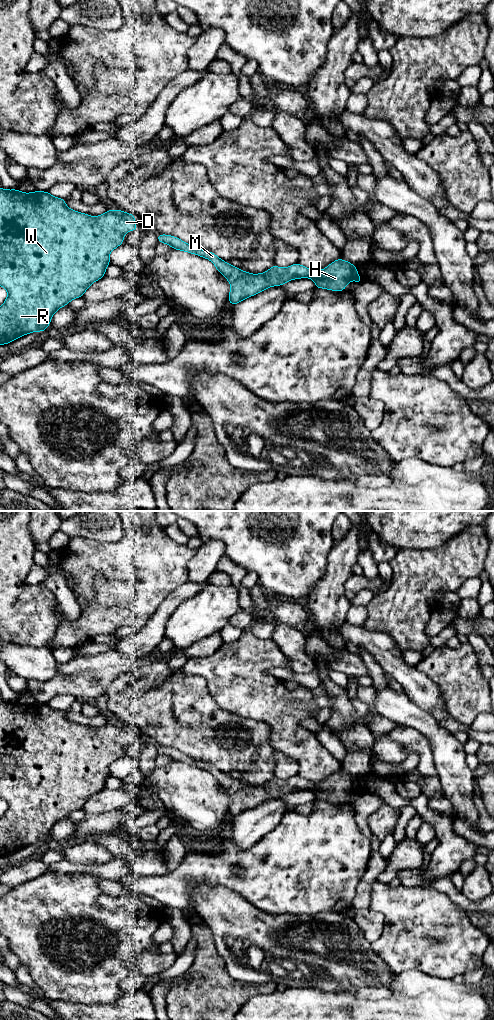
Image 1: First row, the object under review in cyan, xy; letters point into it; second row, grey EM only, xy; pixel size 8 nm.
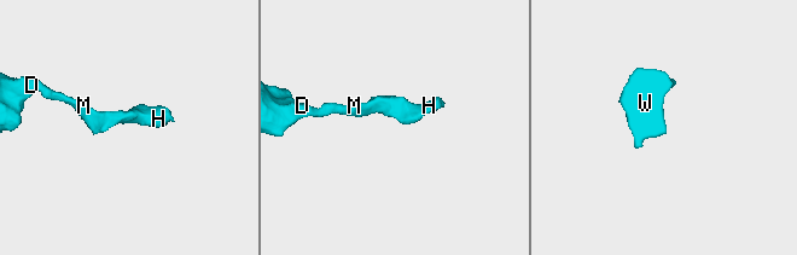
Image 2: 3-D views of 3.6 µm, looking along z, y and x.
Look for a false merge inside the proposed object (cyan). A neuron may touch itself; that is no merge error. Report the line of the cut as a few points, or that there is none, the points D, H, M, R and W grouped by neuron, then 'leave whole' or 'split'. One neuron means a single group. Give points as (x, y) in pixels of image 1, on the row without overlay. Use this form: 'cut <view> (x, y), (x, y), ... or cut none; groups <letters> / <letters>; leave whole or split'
cut none; groups D H M R W; leave whole

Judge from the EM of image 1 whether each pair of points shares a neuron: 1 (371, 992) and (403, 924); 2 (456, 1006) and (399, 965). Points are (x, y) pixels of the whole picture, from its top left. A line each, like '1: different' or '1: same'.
1: different
2: different

